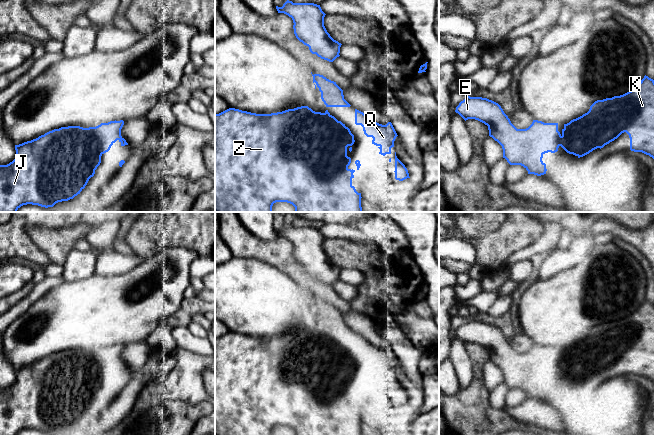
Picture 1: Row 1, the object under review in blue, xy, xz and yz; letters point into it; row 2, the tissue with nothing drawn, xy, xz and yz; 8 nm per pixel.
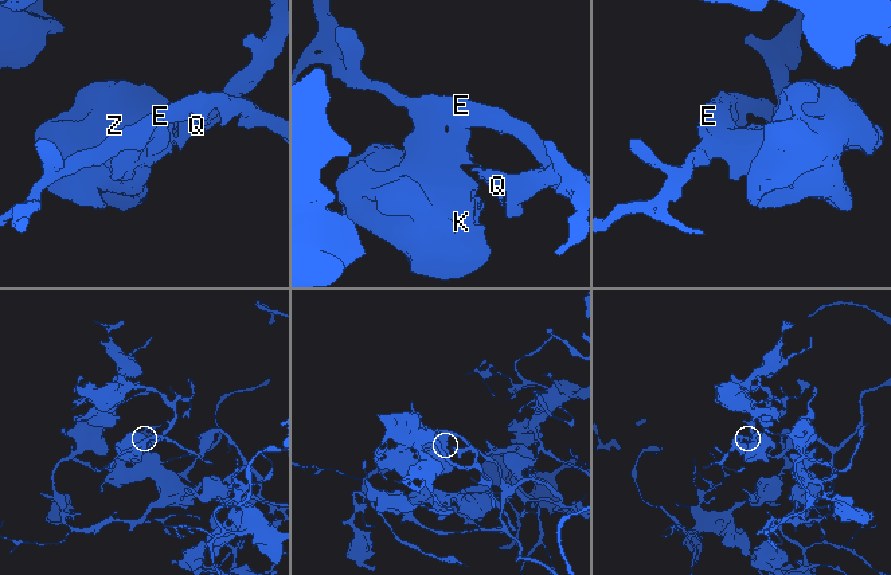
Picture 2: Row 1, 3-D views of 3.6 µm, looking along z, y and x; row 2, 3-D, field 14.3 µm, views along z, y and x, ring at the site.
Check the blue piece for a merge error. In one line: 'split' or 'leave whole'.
leave whole

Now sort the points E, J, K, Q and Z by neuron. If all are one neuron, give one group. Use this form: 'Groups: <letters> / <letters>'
Groups: E J K Q Z

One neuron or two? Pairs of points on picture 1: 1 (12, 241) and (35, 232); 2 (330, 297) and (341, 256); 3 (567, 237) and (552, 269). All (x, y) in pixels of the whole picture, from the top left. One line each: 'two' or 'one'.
1: two
2: two
3: two

